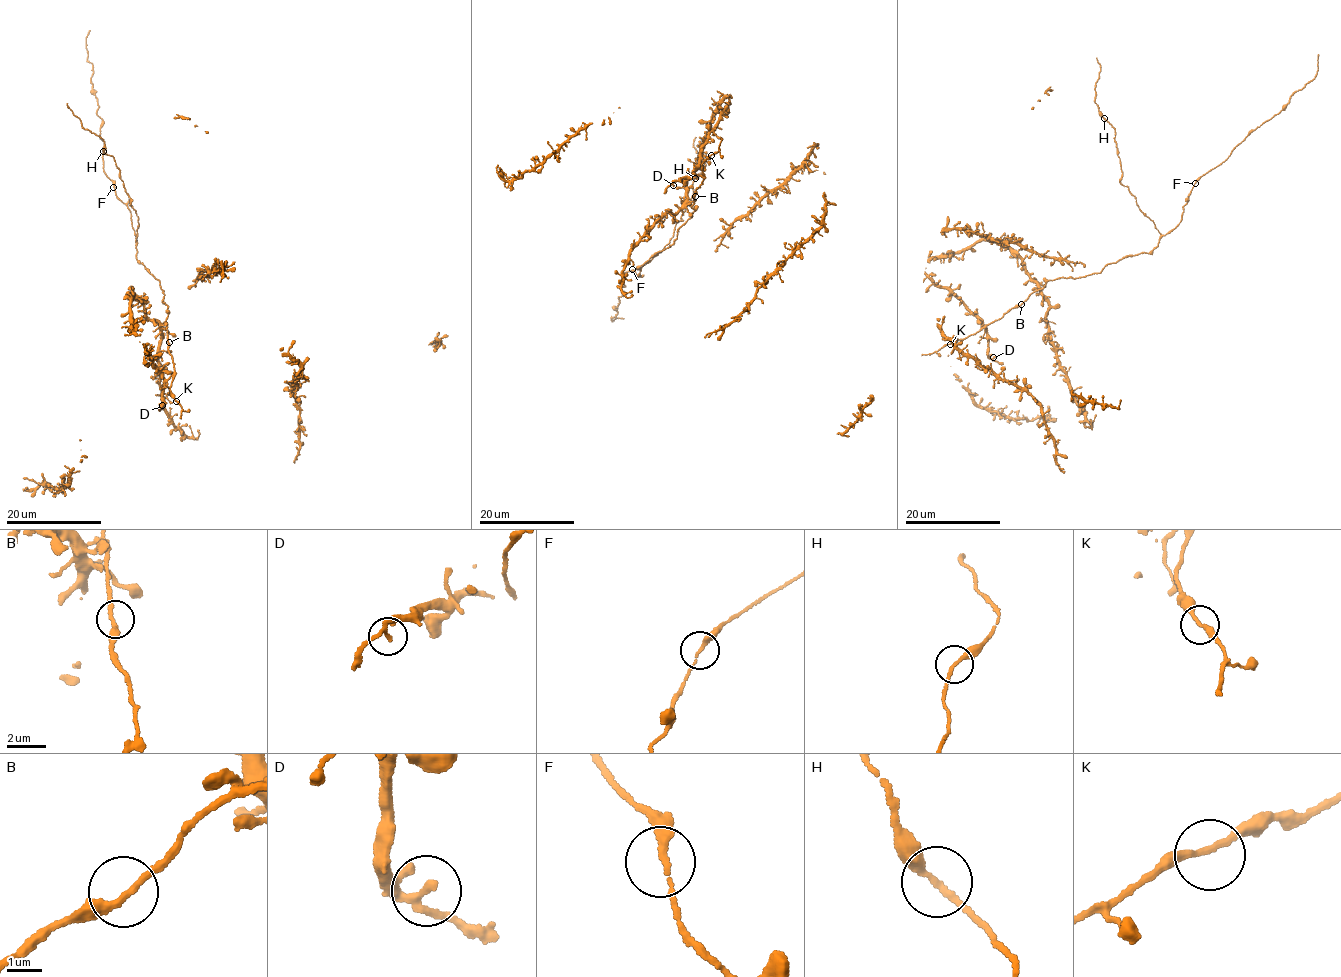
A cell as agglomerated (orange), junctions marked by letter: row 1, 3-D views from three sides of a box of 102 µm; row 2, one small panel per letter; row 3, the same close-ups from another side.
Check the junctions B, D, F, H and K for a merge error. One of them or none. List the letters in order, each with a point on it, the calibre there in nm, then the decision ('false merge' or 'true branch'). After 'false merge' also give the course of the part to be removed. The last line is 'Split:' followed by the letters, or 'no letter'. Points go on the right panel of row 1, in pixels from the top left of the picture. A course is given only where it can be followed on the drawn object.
B: place (1021, 304); calibre 240 nm; true branch
D: place (993, 357); calibre 190 nm; true branch
F: place (1195, 183); calibre 220 nm; true branch
H: place (1104, 118); calibre 200 nm; true branch
K: place (950, 344); calibre 180 nm; true branch
Split: no letter

